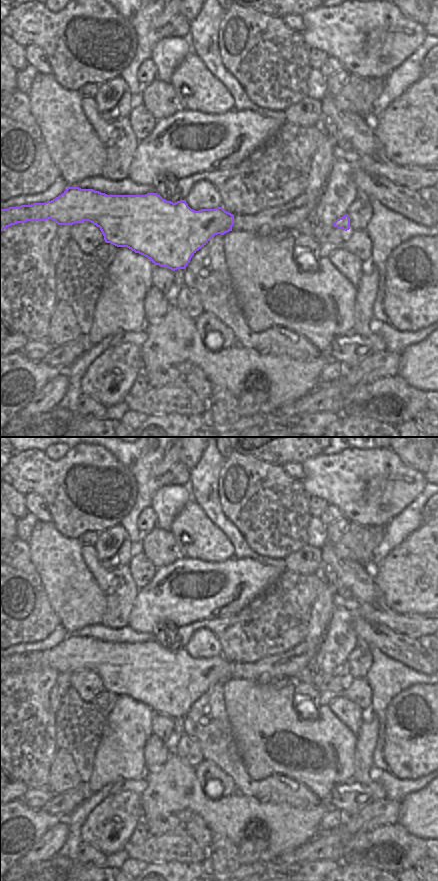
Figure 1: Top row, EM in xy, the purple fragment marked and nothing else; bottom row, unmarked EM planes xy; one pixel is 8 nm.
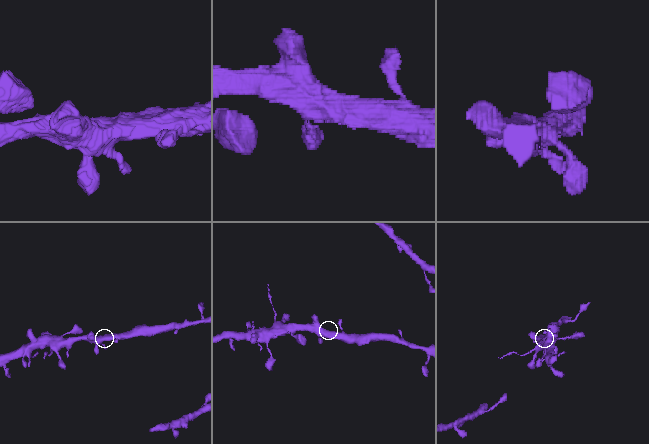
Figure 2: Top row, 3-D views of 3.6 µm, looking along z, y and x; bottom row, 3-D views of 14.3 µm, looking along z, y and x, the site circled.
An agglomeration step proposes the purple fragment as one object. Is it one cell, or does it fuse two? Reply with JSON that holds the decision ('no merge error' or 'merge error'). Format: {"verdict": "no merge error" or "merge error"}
{"verdict": "no merge error"}

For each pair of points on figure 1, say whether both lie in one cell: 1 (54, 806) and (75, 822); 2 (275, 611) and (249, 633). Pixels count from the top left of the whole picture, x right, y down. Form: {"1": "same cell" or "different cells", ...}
{"1": "different cells", "2": "same cell"}

